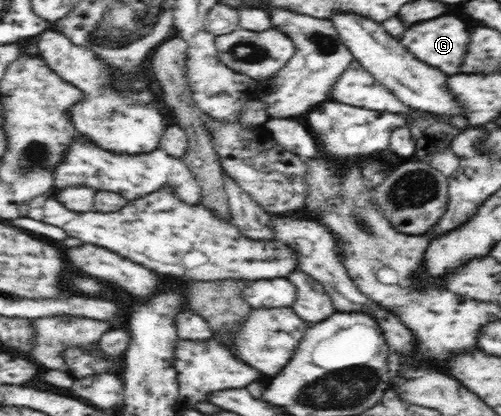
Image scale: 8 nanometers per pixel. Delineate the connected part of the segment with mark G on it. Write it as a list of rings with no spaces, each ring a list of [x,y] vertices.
[[[438,17],[432,21],[424,21],[408,26],[400,35],[404,47],[421,62],[437,67],[447,75],[462,73],[460,67],[464,63],[466,47],[470,41],[470,29],[464,21],[456,17]]]

